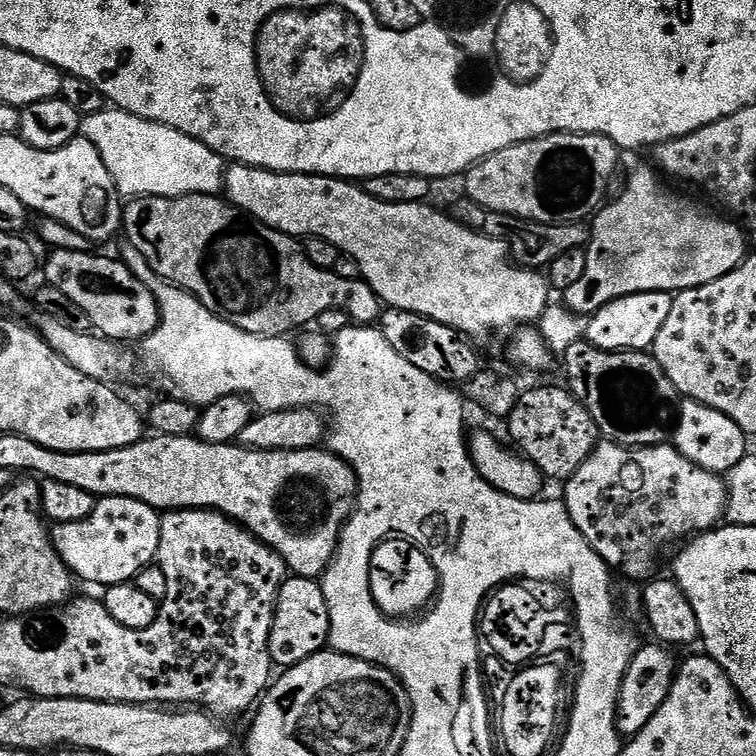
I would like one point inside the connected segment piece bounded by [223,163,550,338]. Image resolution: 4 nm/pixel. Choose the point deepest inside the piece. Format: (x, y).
(417, 259)

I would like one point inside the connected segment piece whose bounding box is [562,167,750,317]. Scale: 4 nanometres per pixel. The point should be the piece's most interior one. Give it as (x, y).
(649, 240)

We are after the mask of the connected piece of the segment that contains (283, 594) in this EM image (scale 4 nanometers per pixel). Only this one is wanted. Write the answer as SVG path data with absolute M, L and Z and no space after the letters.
M297 575L285 580L276 603L274 626L270 630L273 665L277 669L287 670L298 662L306 662L306 658L325 651L329 647L328 635L331 630L330 610L326 606L321 581Z

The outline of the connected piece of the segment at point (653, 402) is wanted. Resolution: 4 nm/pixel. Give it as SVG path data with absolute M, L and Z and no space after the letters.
M587 338L574 342L570 350L562 354L564 372L568 375L566 387L580 404L594 418L599 435L615 444L625 444L628 448L653 448L667 444L676 430L676 417L680 415L682 397L679 390L666 378L662 366L658 366L655 356L643 352L607 352L594 346Z

